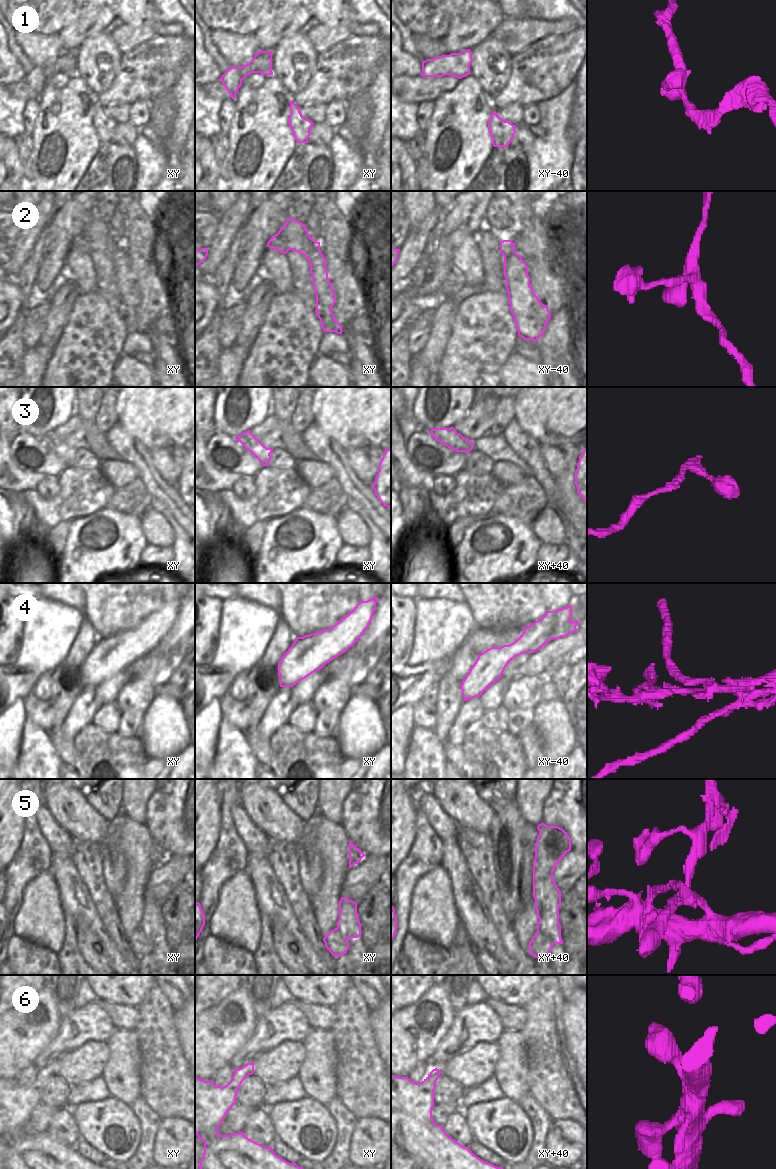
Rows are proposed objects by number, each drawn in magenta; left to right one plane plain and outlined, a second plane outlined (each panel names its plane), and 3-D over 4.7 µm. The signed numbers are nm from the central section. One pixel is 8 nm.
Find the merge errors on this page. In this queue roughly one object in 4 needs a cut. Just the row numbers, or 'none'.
4, 5.

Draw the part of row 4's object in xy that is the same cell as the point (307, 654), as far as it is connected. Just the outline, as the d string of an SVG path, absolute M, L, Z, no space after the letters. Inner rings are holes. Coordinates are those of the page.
M331 629L296 637L278 664L280 687L293 687L327 663L345 653Z

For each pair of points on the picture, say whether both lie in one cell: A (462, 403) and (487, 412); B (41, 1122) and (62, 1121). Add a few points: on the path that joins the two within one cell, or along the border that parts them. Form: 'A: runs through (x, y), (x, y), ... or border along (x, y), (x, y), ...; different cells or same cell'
A: border along (473, 405), (466, 415); different cells
B: border along (58, 1109), (45, 1130); different cells

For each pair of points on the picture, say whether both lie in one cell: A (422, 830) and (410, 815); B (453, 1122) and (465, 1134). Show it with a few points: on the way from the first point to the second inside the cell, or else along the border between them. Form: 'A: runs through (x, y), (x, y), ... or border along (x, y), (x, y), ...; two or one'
A: border along (416, 811), (415, 838), (412, 844); two
B: runs through (456, 1125), (462, 1131); one

